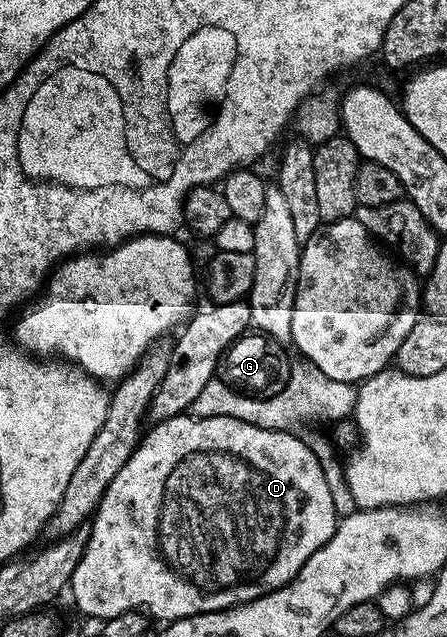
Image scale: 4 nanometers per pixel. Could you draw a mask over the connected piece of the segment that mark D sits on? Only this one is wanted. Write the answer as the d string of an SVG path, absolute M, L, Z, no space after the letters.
M190 413L167 419L163 423L155 423L152 428L151 432L148 430L140 438L135 452L131 454L129 461L125 461L121 473L113 477L90 520L87 548L69 584L69 595L75 598L81 614L99 619L98 621L106 621L123 613L142 609L148 616L156 615L162 621L174 621L236 607L281 589L303 568L305 561L309 561L309 557L313 557L313 553L317 553L317 549L321 549L321 545L325 545L329 537L333 537L337 526L333 493L329 493L329 485L325 481L325 473L318 457L302 438L298 439L298 434L261 429L233 417L197 419Z

